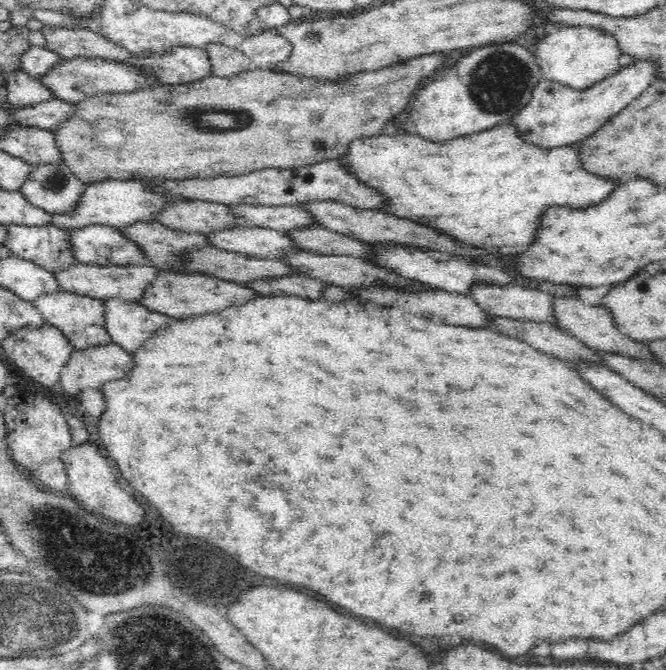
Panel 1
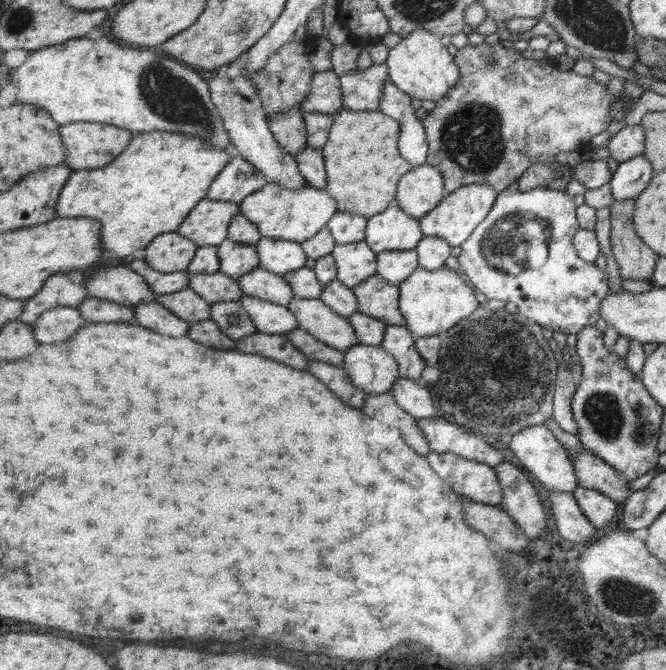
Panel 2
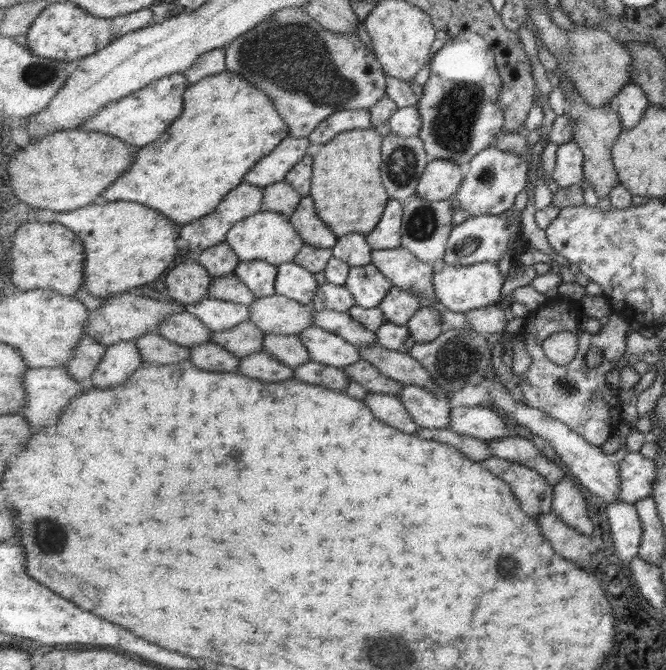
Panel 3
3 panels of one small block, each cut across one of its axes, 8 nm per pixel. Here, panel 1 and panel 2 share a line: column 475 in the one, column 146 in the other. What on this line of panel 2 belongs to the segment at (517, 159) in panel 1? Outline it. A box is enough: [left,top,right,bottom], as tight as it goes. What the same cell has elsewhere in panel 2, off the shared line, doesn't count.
[57,131,232,258]

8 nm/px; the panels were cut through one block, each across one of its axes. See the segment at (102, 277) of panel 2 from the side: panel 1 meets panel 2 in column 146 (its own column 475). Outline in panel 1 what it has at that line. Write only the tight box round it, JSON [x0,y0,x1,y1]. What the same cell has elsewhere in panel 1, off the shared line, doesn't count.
[468,281,554,322]

